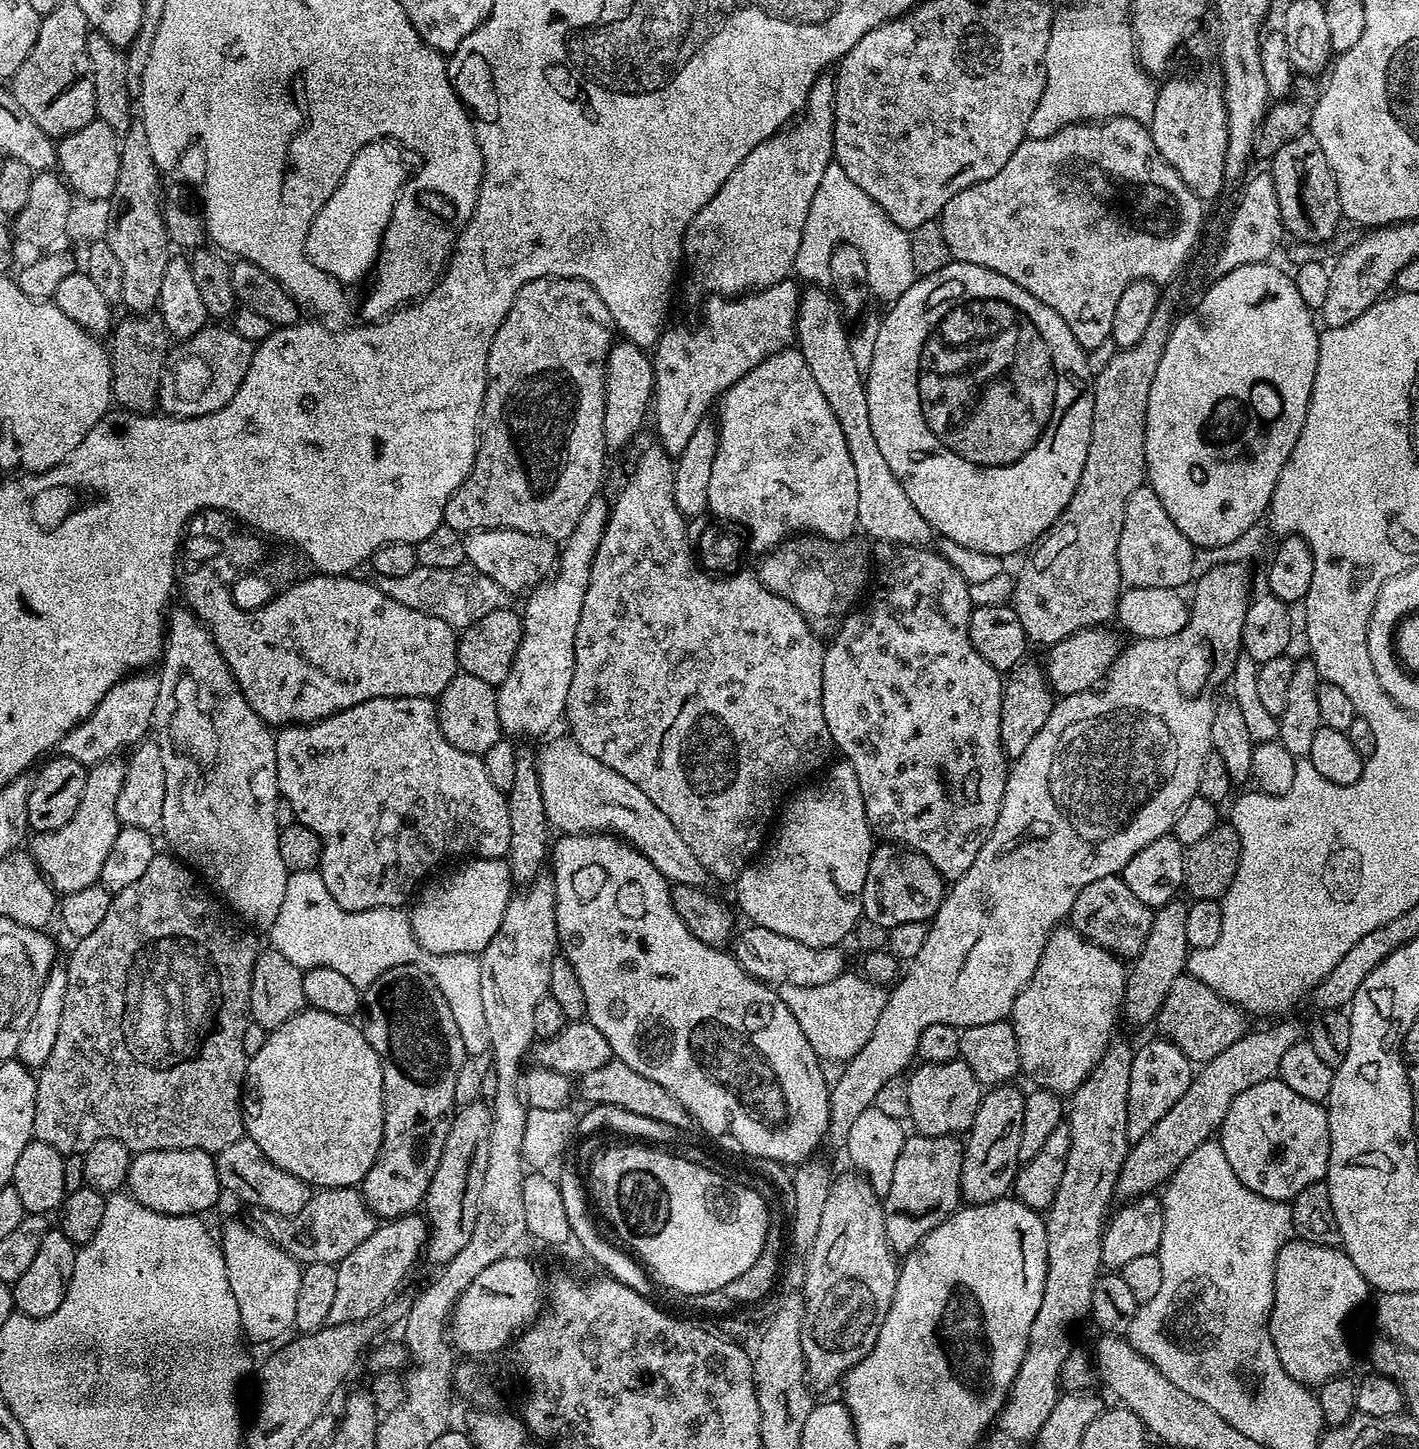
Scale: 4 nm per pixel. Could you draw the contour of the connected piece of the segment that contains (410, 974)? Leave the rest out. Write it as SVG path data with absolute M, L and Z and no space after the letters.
M415 964L394 966L394 970L386 970L386 974L363 989L363 1016L364 1036L370 1046L374 1046L382 1062L384 1137L378 1158L366 1174L362 1191L373 1216L389 1221L395 1220L397 1216L415 1213L424 1203L424 1196L434 1178L434 1170L438 1170L442 1146L446 1146L446 1134L457 1109L454 1082L458 1079L458 1070L462 1070L466 1062L466 1053L462 1046L462 1034L458 1034L458 1025L454 1022L454 1014L446 998L442 998L442 990L438 990L431 976Z

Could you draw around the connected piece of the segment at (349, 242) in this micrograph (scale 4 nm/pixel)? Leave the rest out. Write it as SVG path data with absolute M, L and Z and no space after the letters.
M372 144L372 148L364 148L364 152L356 156L356 164L352 164L344 188L328 200L328 208L320 212L320 220L307 231L304 250L308 260L344 280L361 276L373 262L387 224L397 215L392 203L392 196L397 192L396 184L400 184L400 156L396 156L396 148L388 148L388 144Z

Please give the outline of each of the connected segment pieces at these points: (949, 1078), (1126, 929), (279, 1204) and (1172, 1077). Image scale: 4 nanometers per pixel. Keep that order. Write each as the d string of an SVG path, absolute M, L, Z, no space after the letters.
M959 1058L941 1064L921 1063L919 1067L913 1067L911 1069L912 1076L907 1077L908 1089L910 1090L908 1120L916 1127L913 1129L922 1136L956 1136L967 1133L974 1122L974 1114L978 1114L982 1095L982 1086L974 1078L974 1070L970 1070L970 1066L966 1066L966 1062Z
M1123 875L1098 878L1090 886L1082 886L1078 898L1074 898L1071 927L1081 932L1086 940L1094 942L1100 948L1115 952L1121 958L1134 958L1146 946L1146 937L1150 935L1153 908L1141 902L1126 886Z
M247 1138L234 1142L234 1146L226 1146L226 1150L215 1153L216 1169L220 1179L220 1187L225 1193L237 1196L256 1208L265 1208L265 1213L274 1216L293 1216L310 1202L313 1189L302 1178L274 1166L266 1154L253 1140Z
M1157 1038L1137 1047L1130 1066L1130 1094L1128 1095L1128 1138L1135 1142L1150 1131L1160 1118L1185 1094L1194 1075L1194 1064L1178 1045L1165 1038Z

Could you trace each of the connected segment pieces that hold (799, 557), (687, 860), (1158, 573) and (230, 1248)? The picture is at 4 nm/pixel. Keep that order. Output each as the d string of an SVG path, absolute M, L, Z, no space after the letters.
M815 534L793 535L761 559L764 561L758 569L760 584L793 604L806 618L814 635L831 638L848 615L852 596L864 583L863 542L860 538L827 540Z
M565 738L565 740L552 740L544 749L539 749L536 758L536 769L538 770L538 782L542 786L542 806L546 806L546 818L553 829L561 828L559 831L564 834L608 834L612 833L620 837L626 843L632 845L654 862L654 866L670 882L678 884L694 884L697 886L707 885L710 877L707 870L694 858L694 850L682 842L682 834L674 830L674 822L634 786L622 774L610 770L598 758L593 758L591 754L586 754L576 745L575 740Z
M1145 482L1130 494L1126 501L1126 514L1122 518L1122 538L1118 538L1118 570L1121 581L1127 587L1162 586L1183 589L1183 584L1191 585L1196 568L1197 549L1174 526L1162 498L1154 494L1151 484Z
M232 1220L225 1226L224 1237L221 1235L218 1243L226 1258L226 1278L230 1278L230 1291L234 1294L234 1302L238 1302L243 1335L247 1339L249 1336L256 1344L287 1337L287 1332L291 1333L294 1328L301 1265L269 1240L263 1231L255 1232L240 1220Z

